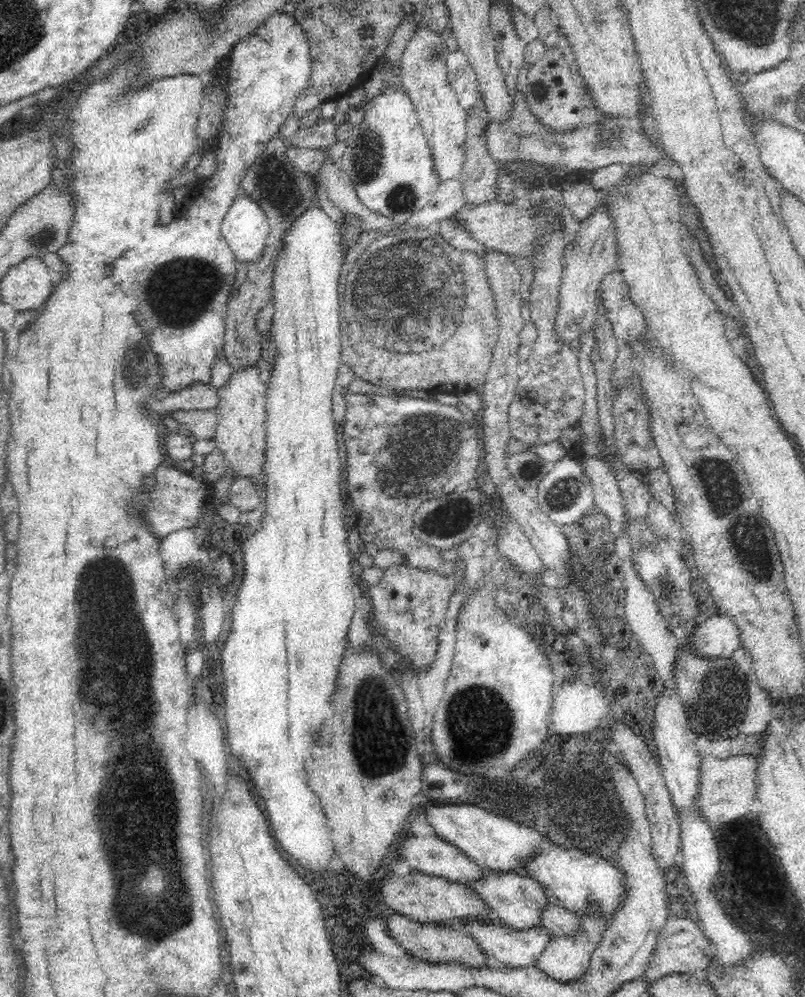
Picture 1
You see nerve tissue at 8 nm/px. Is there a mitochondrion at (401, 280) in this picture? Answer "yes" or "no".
yes

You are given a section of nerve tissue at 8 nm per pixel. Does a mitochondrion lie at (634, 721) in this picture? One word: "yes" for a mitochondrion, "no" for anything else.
no

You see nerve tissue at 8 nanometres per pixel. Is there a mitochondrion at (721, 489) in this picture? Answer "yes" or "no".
yes

